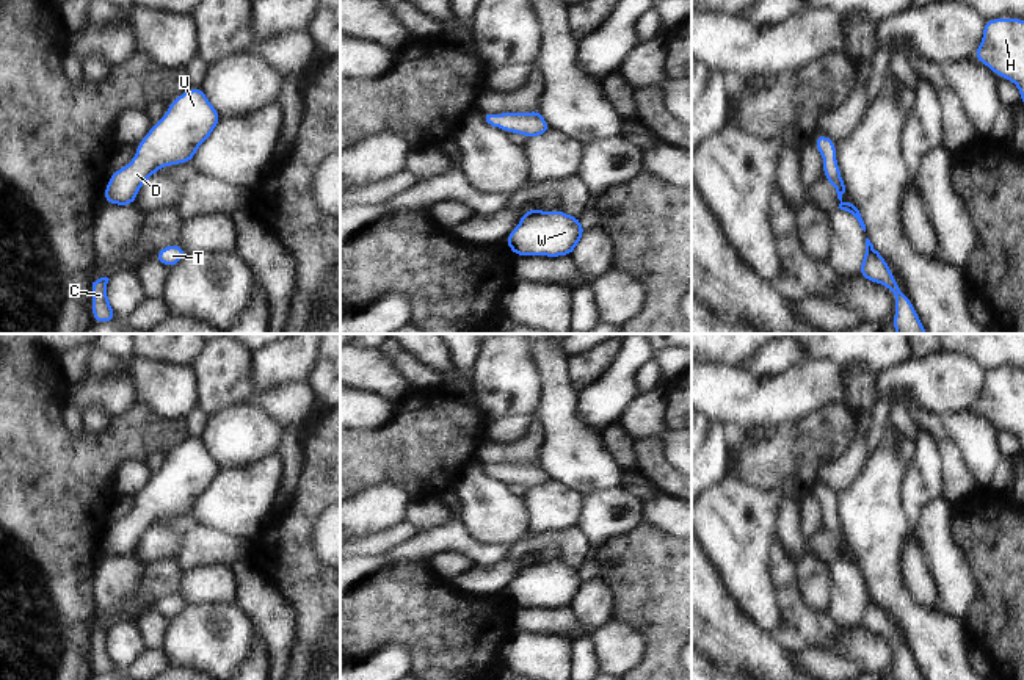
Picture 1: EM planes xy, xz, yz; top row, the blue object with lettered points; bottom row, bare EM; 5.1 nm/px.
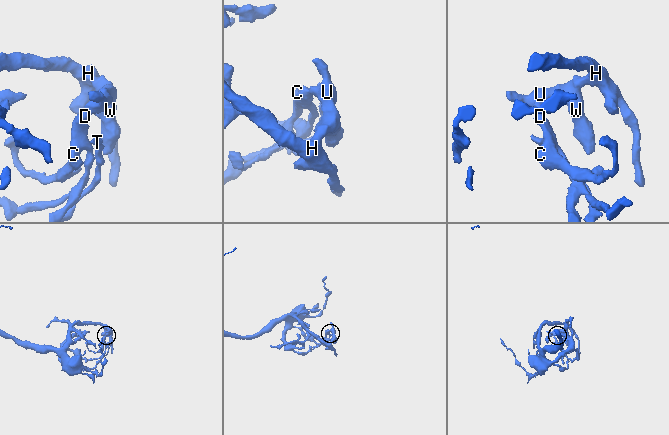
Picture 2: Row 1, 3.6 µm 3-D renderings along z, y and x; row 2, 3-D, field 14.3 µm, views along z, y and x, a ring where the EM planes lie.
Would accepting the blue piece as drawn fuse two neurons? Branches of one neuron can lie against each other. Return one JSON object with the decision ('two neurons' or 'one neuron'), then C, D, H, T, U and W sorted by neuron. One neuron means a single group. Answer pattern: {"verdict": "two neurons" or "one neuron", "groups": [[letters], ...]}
{"verdict": "one neuron", "groups": [["C", "D", "H", "T", "U", "W"]]}

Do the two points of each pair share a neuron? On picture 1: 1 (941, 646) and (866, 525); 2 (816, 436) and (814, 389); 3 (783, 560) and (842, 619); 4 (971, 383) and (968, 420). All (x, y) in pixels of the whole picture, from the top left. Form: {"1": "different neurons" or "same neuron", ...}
{"1": "same neuron", "2": "different neurons", "3": "different neurons", "4": "different neurons"}

